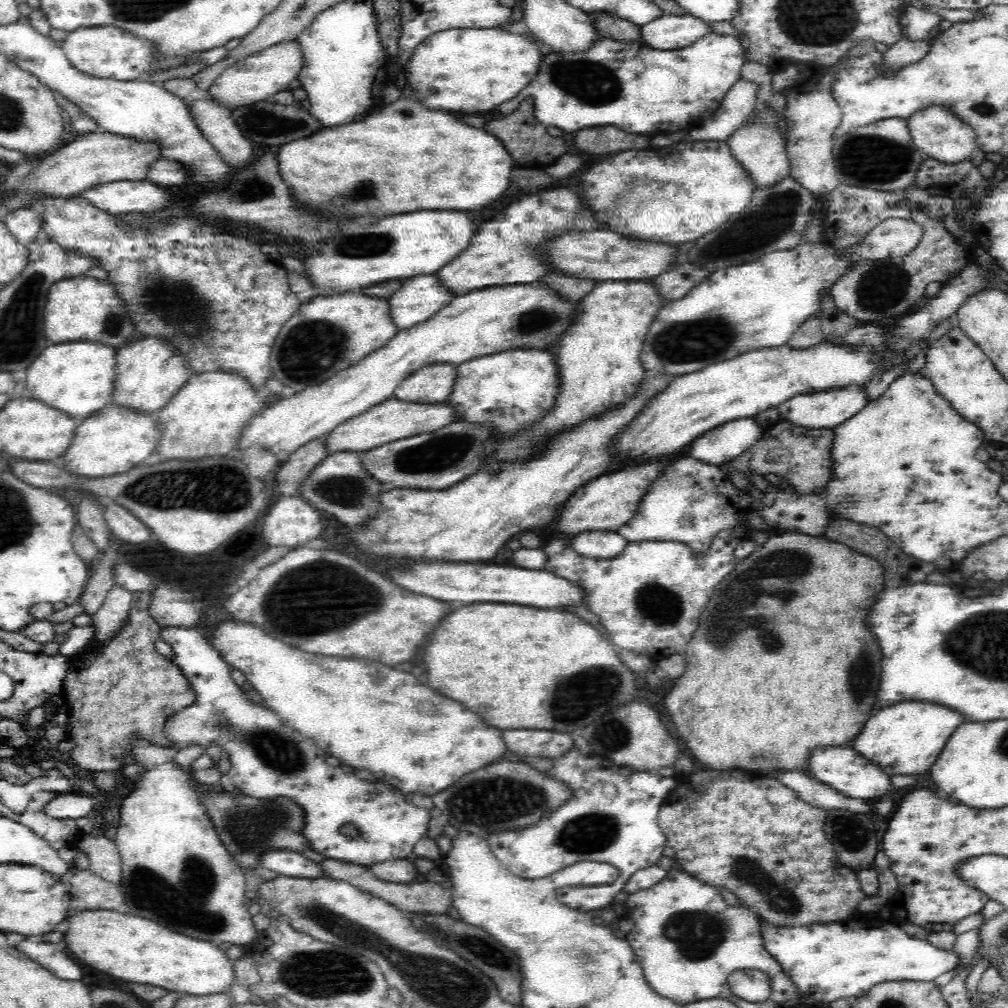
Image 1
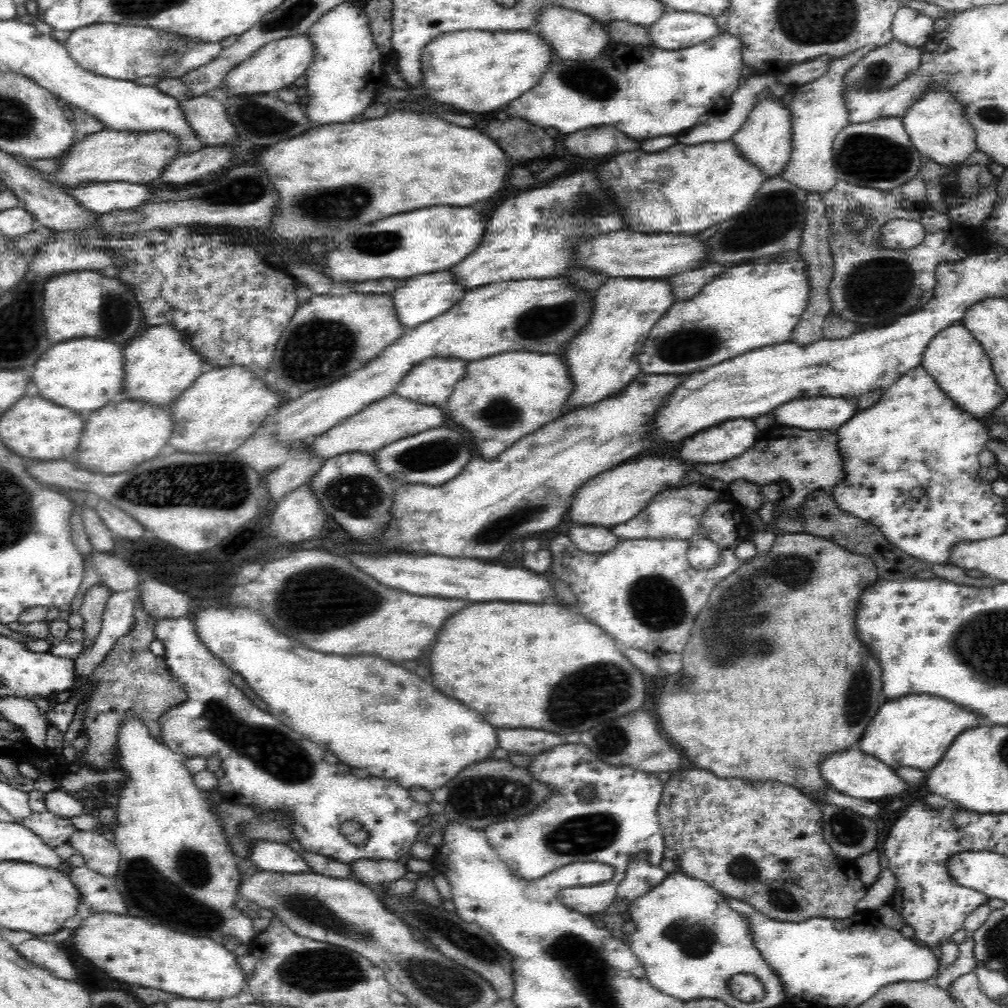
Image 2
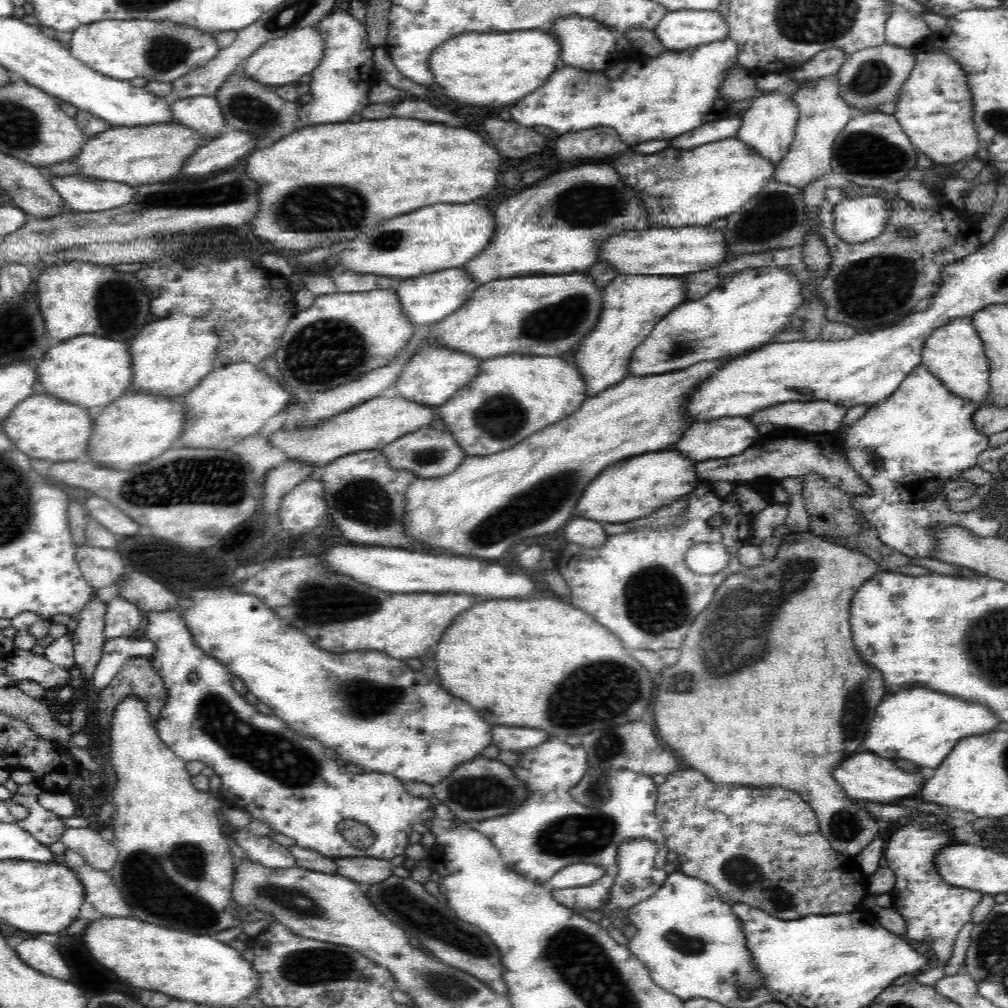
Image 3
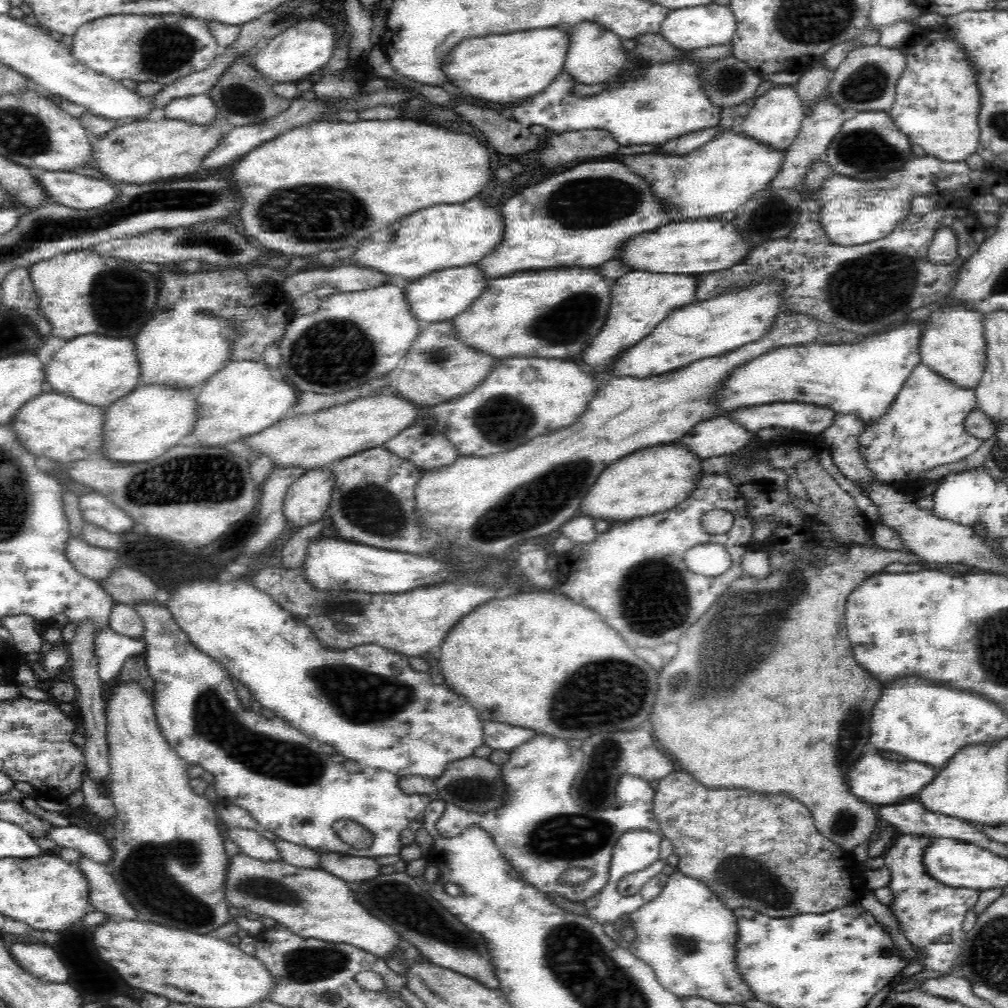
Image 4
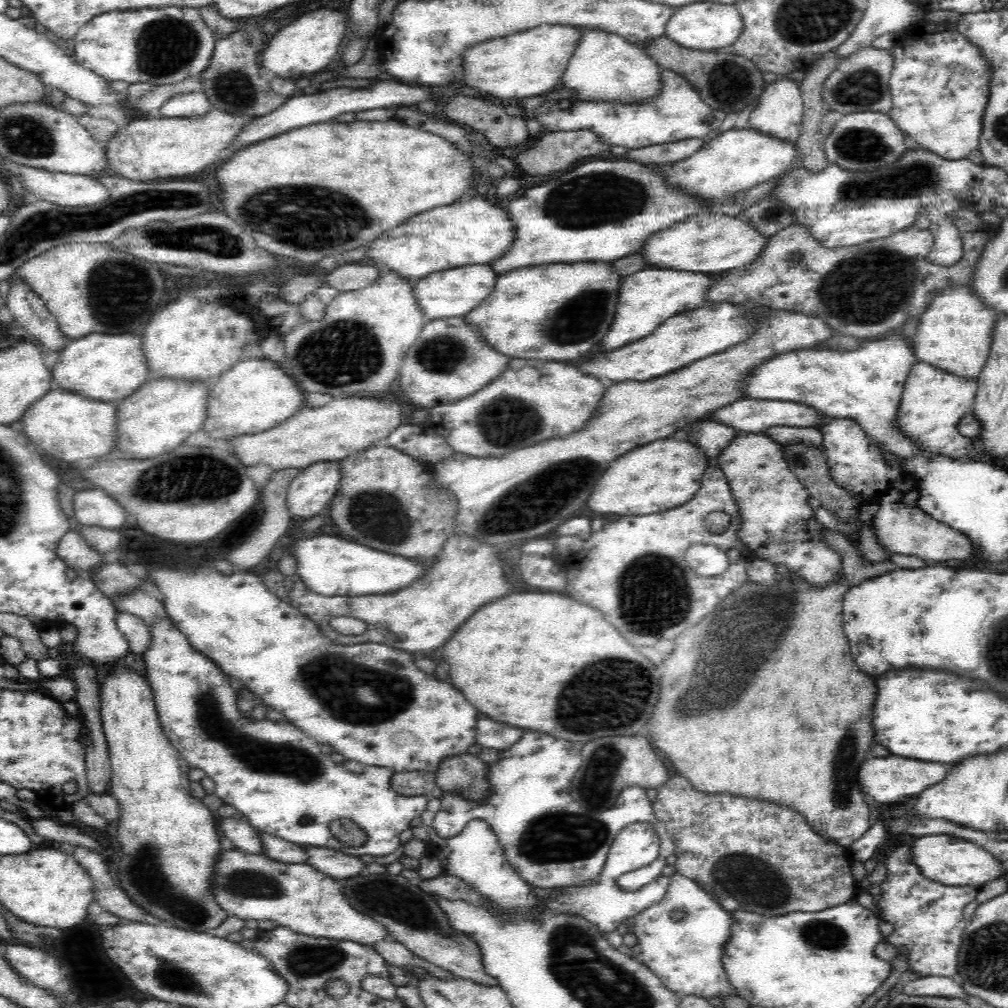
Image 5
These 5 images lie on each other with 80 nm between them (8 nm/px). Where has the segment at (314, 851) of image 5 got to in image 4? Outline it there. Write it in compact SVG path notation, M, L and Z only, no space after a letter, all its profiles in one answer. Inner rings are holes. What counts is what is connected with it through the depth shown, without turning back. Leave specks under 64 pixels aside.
M318 851L320 869L344 879L353 884L360 880L370 880L381 867L374 859L368 857L354 857L344 853L322 853Z

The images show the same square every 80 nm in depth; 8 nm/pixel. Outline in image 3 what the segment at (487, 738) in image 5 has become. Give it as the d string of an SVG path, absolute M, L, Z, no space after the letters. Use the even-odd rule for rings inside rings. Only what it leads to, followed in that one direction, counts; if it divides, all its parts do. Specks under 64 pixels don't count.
M494 726L494 734L490 734L491 745L499 750L520 752L537 748L548 740L548 734L534 728L512 728L512 726Z

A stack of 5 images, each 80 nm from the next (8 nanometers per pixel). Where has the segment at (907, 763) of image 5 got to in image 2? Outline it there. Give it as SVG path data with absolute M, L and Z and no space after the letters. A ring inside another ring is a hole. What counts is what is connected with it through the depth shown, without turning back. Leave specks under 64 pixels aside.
M846 750L846 752L840 752L840 754L826 756L824 762L822 762L821 775L823 780L829 782L839 793L852 798L876 802L876 800L886 800L888 796L904 794L912 788L894 770L896 769L890 768L884 762L878 762L876 758L870 758L870 754L862 754L861 750Z

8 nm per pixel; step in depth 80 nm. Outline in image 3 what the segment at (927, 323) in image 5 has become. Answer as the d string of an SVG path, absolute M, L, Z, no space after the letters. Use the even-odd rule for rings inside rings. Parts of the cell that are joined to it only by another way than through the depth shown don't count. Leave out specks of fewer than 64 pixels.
M972 316L950 318L946 324L938 326L924 342L921 364L926 366L950 392L965 400L986 405L984 398L988 396L989 368L985 348L975 330Z

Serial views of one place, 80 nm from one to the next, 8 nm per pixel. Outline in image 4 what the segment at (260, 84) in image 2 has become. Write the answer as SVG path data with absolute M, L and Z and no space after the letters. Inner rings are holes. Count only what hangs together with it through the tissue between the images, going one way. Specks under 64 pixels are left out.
M315 16L282 30L259 46L251 58L252 65L260 74L274 78L276 82L296 82L314 74L330 60L336 37L334 25Z

